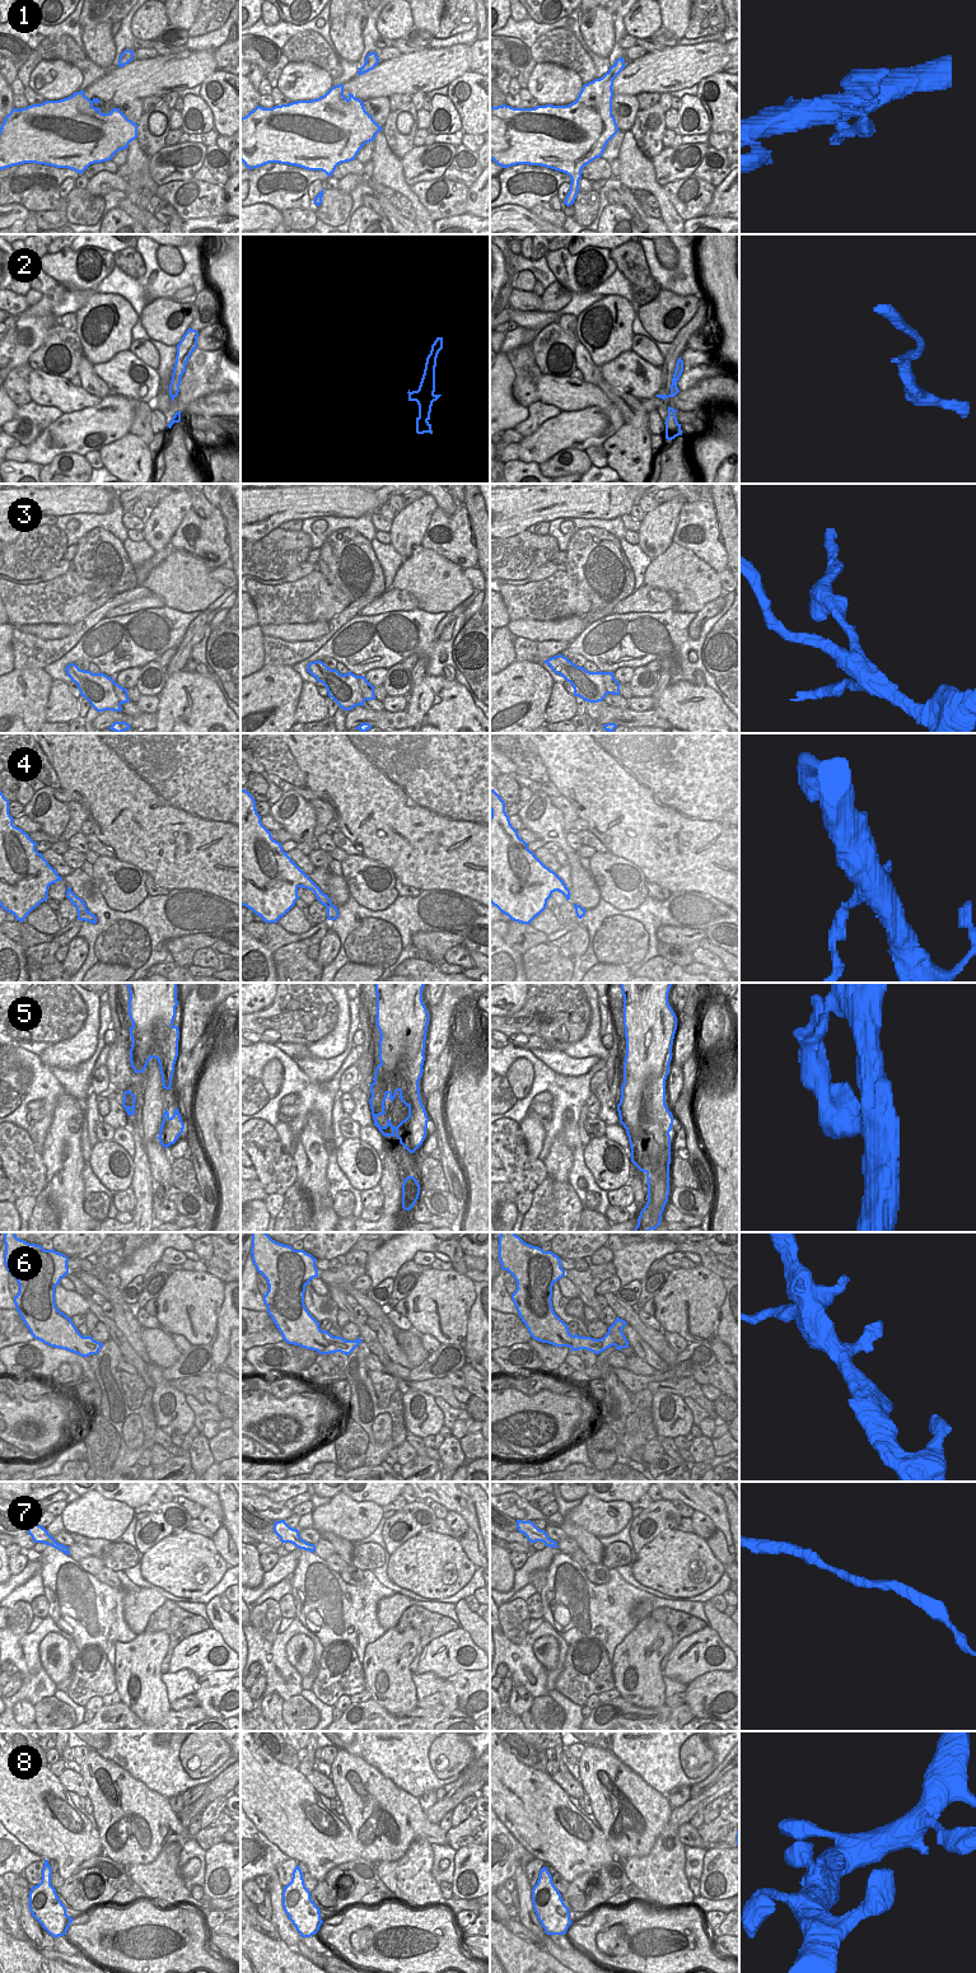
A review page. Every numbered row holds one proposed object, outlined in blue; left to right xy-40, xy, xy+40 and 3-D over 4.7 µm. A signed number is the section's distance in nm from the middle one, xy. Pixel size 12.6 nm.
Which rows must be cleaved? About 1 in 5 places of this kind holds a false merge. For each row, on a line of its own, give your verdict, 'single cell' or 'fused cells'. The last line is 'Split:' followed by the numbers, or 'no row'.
1: single cell
2: single cell
3: fused cells
4: fused cells
5: fused cells
6: single cell
7: single cell
8: single cell
Split: 3, 4, 5

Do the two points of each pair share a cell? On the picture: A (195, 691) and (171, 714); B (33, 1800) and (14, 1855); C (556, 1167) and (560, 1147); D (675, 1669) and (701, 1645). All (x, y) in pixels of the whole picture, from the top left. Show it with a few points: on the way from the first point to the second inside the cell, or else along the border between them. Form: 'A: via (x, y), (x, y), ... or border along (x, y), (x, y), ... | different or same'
A: via (195, 700), (186, 713), (180, 714) | same
B: border along (13, 1834), (42, 1859) | different
C: via (559, 1162), (559, 1152) | same
D: via (681, 1665), (695, 1651) | same

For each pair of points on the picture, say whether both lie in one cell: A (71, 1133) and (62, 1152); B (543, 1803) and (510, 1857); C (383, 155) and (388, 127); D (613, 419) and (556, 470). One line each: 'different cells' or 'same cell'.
A: same cell
B: different cells
C: different cells
D: different cells

